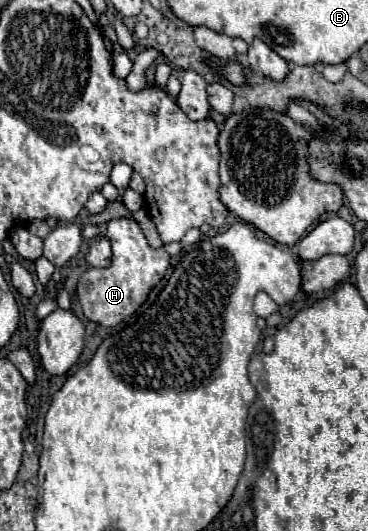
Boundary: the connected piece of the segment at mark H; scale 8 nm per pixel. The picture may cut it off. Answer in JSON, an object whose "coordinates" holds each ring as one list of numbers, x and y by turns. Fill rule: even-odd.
{"coordinates":[[132,218,110,220,106,238,112,244,112,264,108,268,88,268,80,276,76,294,88,320,104,328,112,328,132,316,146,302,150,290,164,278,170,264,170,254,166,250,150,248,140,224]]}

